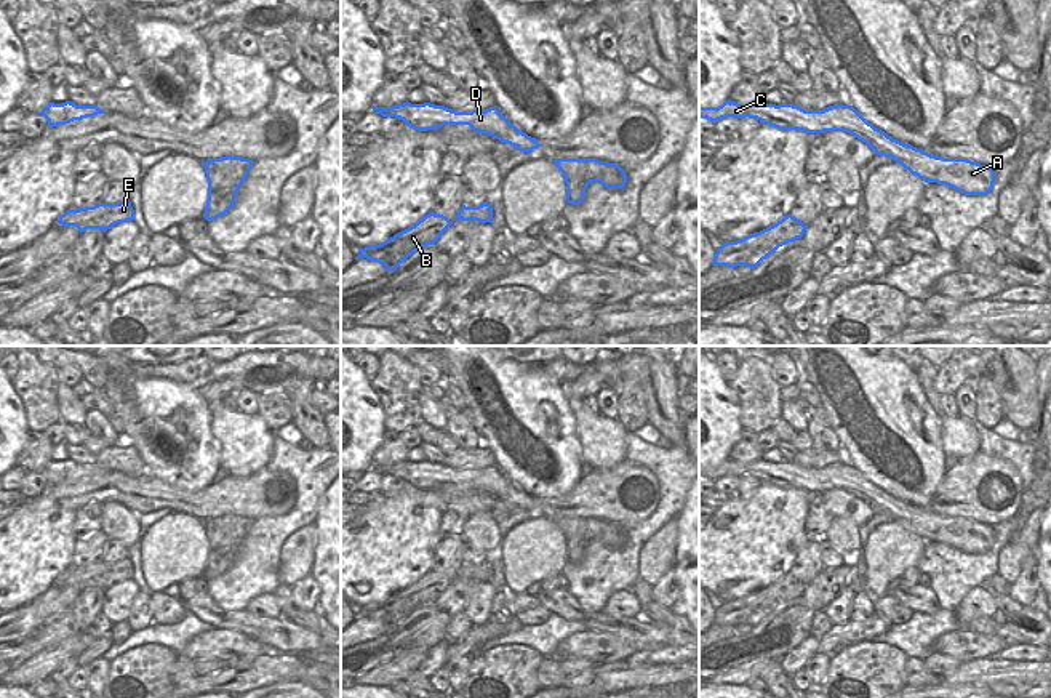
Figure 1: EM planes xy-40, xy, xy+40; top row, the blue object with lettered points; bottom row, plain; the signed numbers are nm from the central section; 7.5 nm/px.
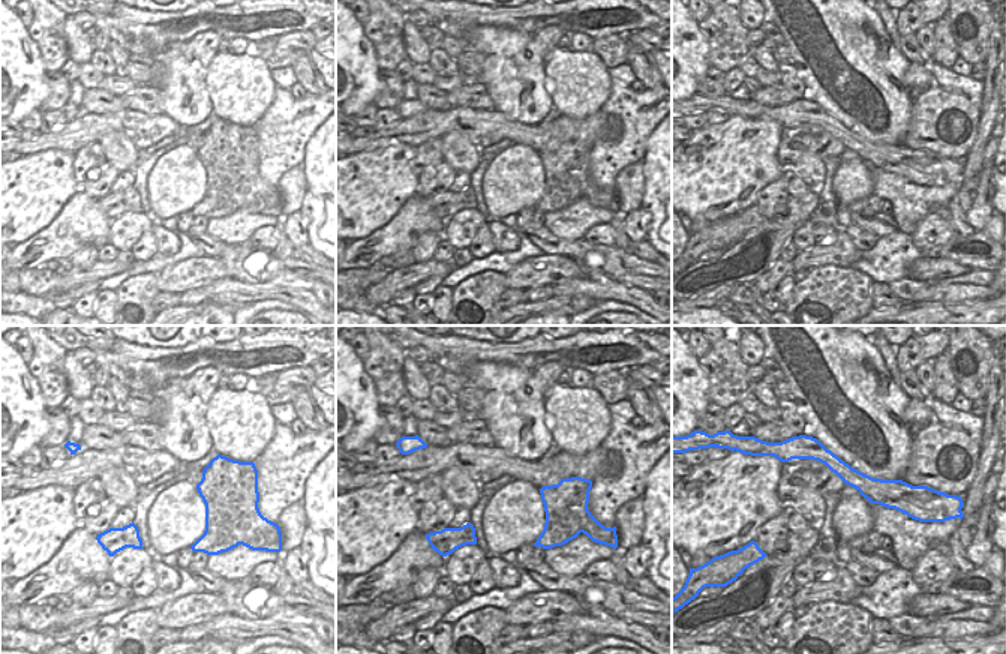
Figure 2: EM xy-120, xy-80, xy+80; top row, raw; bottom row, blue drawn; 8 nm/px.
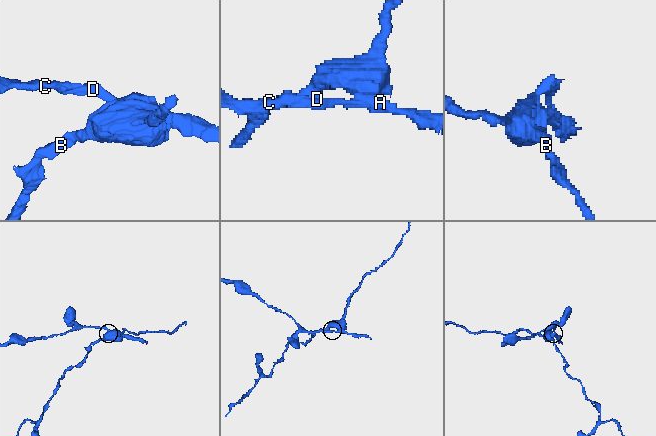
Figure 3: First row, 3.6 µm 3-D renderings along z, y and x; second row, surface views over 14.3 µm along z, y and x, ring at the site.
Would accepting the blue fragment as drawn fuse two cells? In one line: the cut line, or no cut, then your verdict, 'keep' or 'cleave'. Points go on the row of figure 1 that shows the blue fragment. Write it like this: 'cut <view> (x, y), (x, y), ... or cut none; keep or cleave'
cut xy (565, 175), (584, 178), (589, 183); cleave

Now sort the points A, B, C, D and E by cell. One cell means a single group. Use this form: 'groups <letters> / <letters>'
groups A C D / B E

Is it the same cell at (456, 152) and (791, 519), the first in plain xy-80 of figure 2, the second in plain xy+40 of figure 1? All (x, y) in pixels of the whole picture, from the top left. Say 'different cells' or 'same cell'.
different cells

